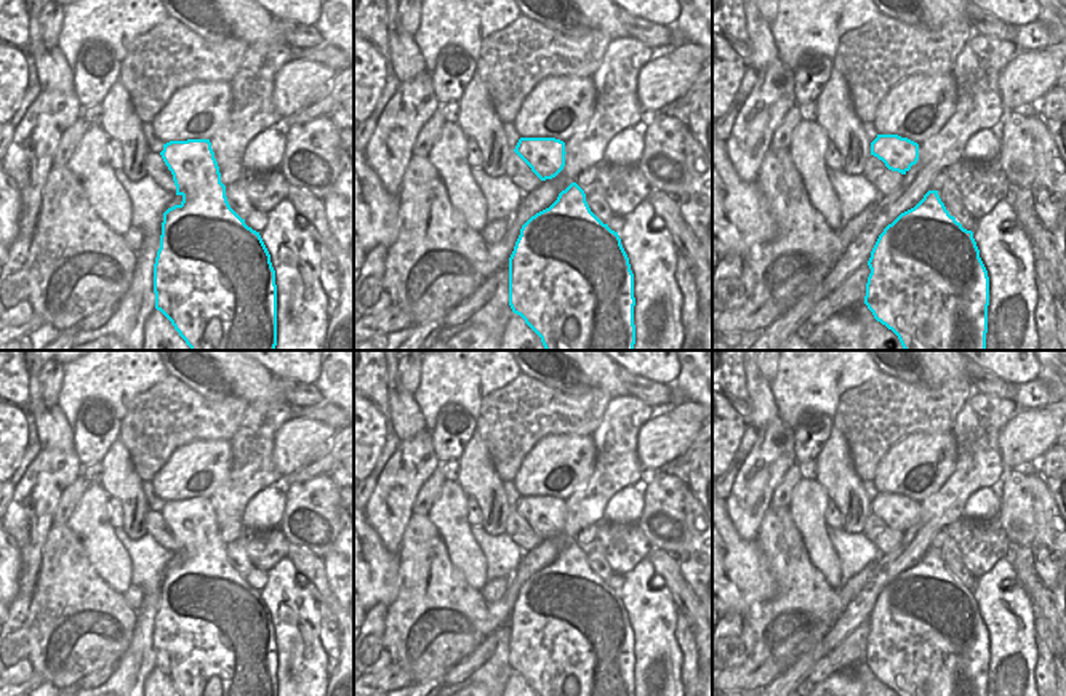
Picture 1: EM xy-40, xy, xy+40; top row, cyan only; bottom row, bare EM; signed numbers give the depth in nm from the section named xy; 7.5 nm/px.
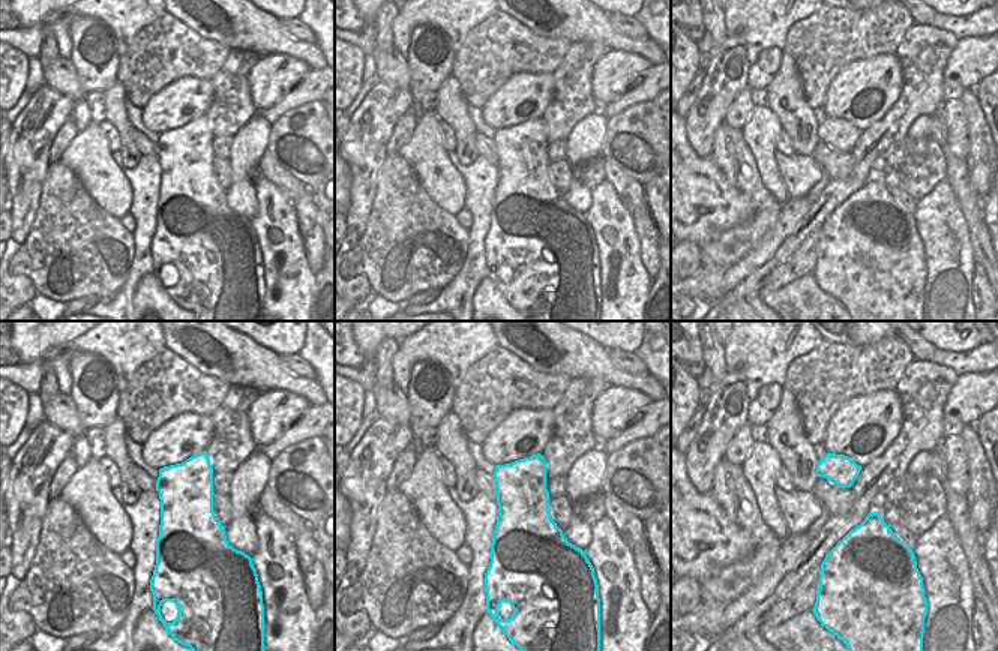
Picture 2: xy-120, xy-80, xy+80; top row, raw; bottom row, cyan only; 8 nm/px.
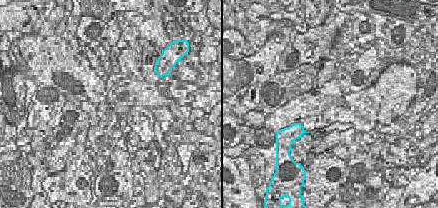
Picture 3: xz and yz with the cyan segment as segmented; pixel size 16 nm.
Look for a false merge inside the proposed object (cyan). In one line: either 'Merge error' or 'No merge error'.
No merge error.

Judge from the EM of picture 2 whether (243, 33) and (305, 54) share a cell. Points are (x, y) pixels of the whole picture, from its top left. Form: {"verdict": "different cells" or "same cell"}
{"verdict": "same cell"}

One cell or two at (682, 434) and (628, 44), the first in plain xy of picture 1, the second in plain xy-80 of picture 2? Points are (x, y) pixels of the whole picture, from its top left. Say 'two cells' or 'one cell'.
two cells

